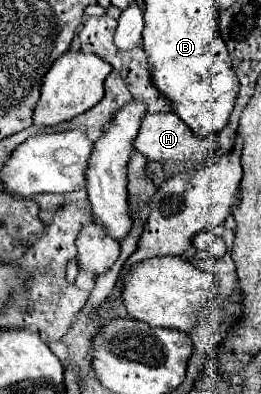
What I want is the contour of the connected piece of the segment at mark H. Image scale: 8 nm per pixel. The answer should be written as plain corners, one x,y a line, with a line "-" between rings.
147,113
143,117
141,123
141,131
135,139
135,149
147,157
149,161
167,165
167,163
175,163
175,161
197,161
197,163
205,163
209,159
209,155
213,155
213,149
209,147
207,139
199,139
191,133
191,129
173,113

